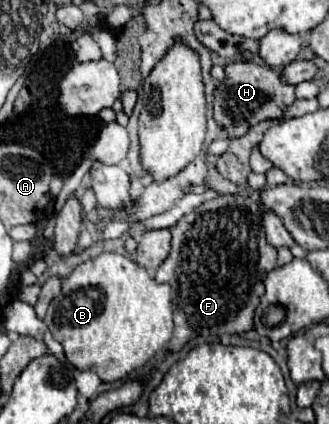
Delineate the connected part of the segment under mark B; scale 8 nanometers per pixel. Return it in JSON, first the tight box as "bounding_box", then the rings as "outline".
{"bounding_box":[45,253,173,383],"outline":[[[101,253],[99,257],[81,263],[65,281],[61,293],[51,301],[45,323],[53,337],[63,345],[67,361],[79,371],[95,371],[101,381],[111,383],[127,377],[131,371],[143,367],[157,351],[165,349],[173,335],[171,287],[155,283],[147,269],[117,253]]]}

